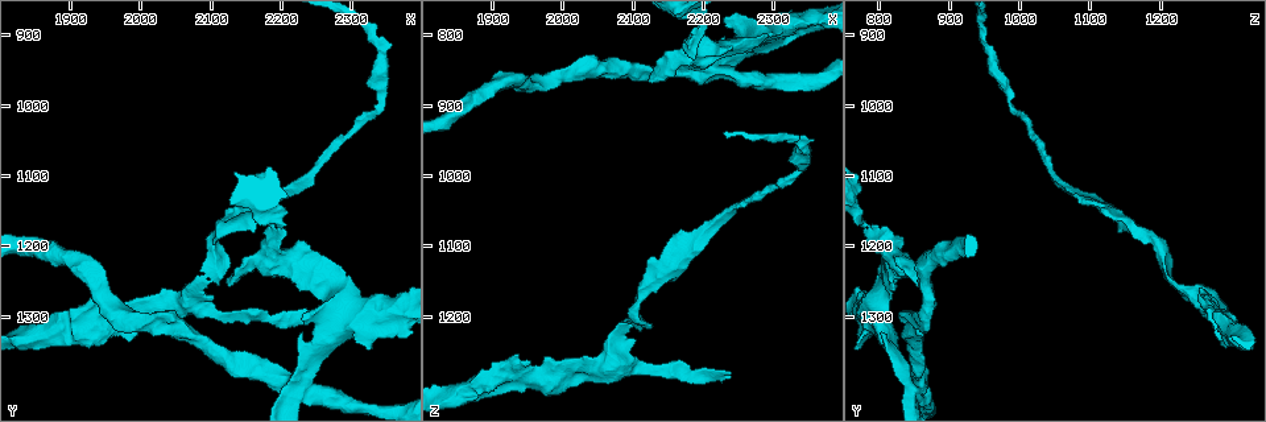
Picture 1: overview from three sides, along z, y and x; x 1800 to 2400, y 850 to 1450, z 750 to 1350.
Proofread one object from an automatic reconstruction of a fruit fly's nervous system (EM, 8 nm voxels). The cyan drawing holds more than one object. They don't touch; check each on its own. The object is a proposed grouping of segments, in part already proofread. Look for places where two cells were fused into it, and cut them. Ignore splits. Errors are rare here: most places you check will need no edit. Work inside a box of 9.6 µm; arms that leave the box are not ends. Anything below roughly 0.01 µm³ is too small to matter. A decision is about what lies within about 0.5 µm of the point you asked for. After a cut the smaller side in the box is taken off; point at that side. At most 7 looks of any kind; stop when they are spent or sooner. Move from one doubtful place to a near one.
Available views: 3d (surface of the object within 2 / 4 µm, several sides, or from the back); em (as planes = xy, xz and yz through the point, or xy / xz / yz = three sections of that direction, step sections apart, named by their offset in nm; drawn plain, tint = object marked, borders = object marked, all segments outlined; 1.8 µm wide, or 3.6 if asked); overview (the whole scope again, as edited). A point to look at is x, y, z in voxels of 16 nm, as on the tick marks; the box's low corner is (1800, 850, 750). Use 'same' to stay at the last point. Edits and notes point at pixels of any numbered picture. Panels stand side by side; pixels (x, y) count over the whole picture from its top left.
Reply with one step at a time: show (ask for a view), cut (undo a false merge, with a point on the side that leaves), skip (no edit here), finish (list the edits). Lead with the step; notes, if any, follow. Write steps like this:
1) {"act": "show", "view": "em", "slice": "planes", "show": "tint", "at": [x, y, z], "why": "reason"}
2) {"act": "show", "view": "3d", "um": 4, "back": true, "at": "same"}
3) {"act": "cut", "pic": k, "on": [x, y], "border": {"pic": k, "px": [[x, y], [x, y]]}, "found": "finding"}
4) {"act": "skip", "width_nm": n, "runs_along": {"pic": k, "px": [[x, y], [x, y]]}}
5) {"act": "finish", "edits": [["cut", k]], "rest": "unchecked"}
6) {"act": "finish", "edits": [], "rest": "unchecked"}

{"act": "show", "view": "em", "slice": "planes", "show": "tint", "at": [2215, 1390, 840], "why": "looks like a crossing"}

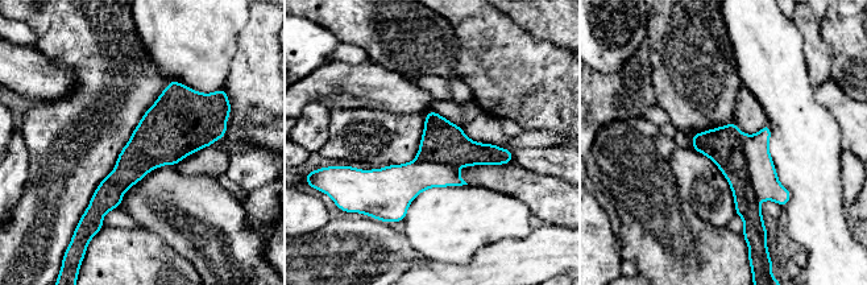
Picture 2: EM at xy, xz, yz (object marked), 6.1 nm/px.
{"act": "cut", "pic": 2, "on": [760, 168], "width_nm": 300, "border": {"pic": 2, "px": [[745, 135], [743, 161], [759, 201]]}, "found": "two cells meet here"}

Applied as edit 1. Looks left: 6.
{"act": "show", "view": "overview", "why": "see it whole again"}

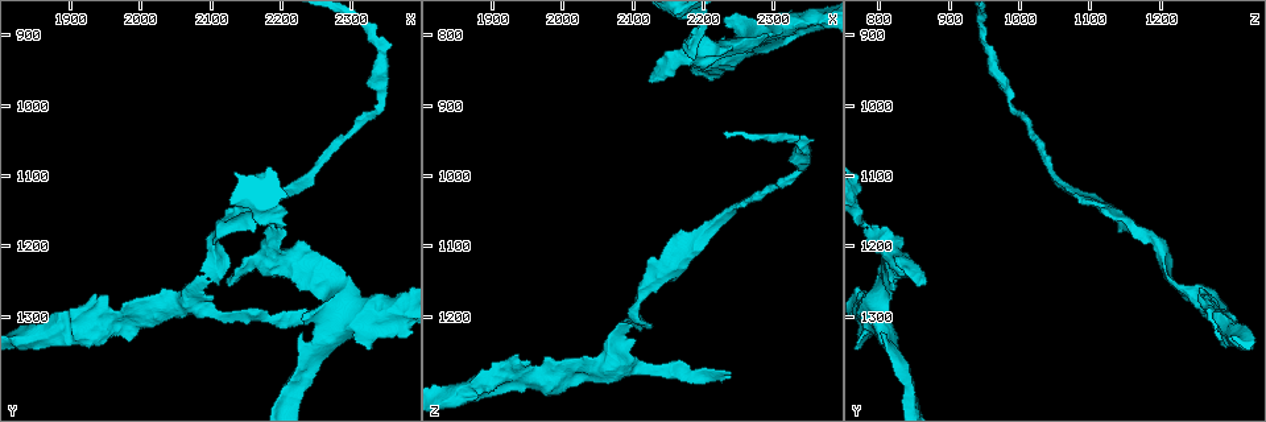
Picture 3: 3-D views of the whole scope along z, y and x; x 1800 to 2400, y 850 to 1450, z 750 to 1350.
{"act": "show", "view": "3d", "um": 4, "at": [2185, 1205, 815], "why": "sharp bend"}

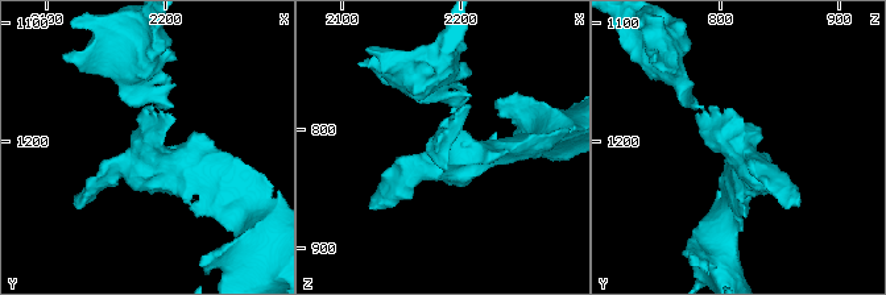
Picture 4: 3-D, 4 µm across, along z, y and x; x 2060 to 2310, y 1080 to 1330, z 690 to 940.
{"act": "show", "view": "em", "slice": "xy", "step": 16, "show": "tint", "at": [2184, 1206, 818]}

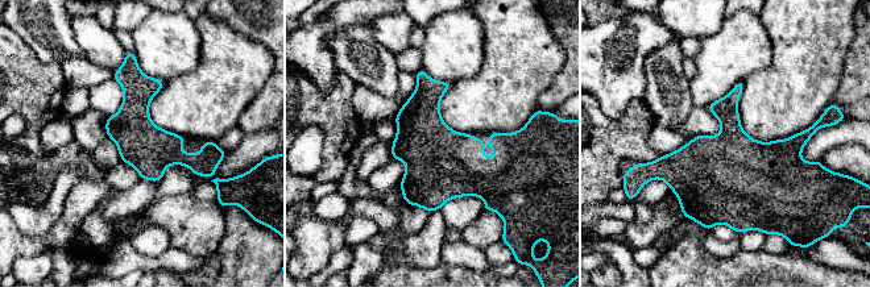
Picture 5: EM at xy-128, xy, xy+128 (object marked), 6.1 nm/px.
{"act": "show", "view": "em", "slice": "planes", "show": "tint", "at": "same", "why": "cut it another way"}

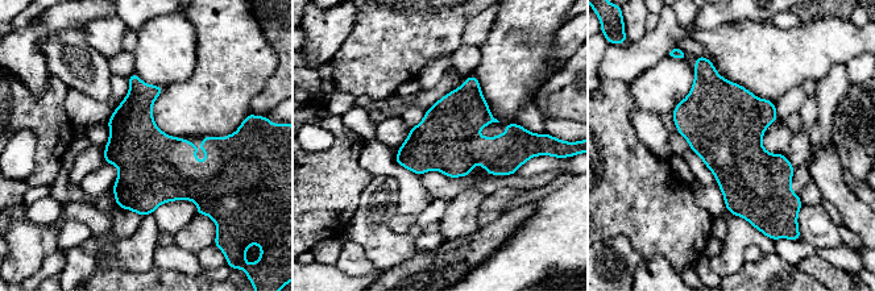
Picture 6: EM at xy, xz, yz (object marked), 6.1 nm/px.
{"act": "skip", "found": "all the same cell"}

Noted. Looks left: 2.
{"act": "finish", "edits": [["cut", 2]], "rest": "unchecked"}

